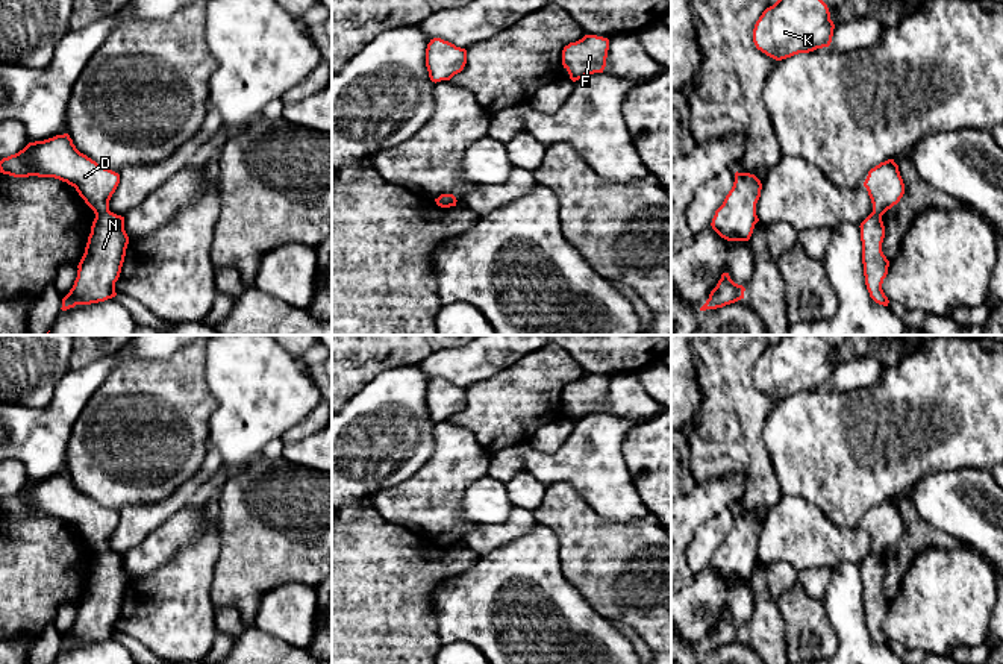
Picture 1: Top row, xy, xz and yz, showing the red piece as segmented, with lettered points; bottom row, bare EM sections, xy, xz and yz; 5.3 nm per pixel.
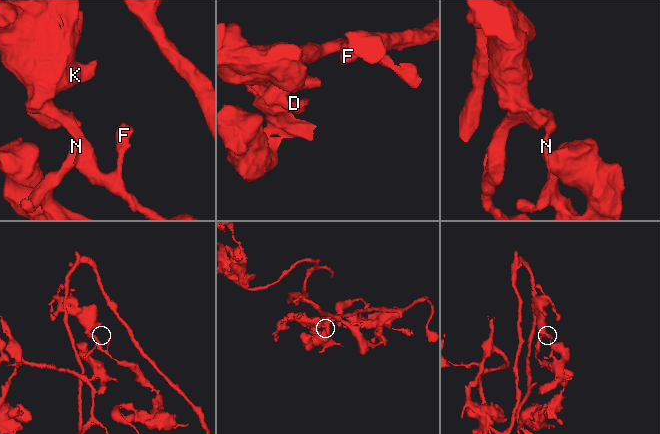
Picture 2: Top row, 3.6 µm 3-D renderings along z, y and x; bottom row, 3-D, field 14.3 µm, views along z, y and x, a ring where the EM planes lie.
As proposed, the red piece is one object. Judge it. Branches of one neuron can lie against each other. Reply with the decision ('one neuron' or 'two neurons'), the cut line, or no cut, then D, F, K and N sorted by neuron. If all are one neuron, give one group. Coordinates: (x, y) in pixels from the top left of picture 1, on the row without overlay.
two neurons; cut in xy along (109, 551), (96, 555); D F K / N

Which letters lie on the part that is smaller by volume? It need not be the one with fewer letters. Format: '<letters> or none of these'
N

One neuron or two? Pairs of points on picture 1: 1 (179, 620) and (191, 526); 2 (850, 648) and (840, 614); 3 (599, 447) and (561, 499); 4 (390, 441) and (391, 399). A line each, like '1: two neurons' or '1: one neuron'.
1: two neurons
2: one neuron
3: two neurons
4: one neuron

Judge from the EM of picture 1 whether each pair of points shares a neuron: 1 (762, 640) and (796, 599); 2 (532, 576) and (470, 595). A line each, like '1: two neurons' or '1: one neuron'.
1: two neurons
2: one neuron

